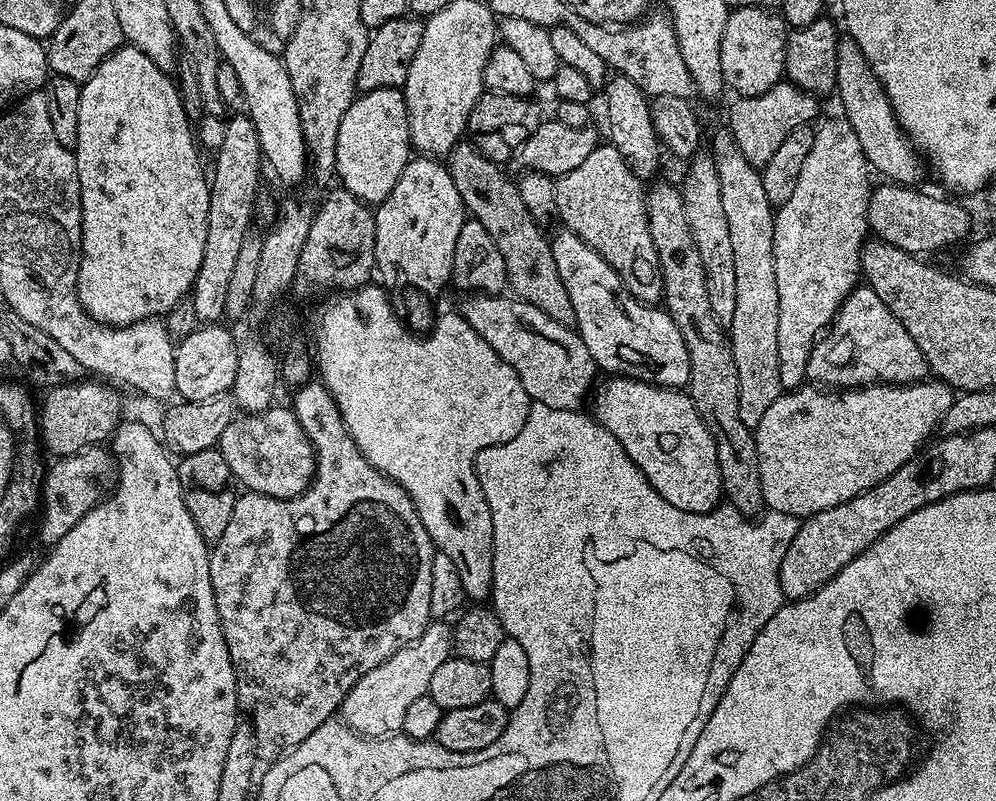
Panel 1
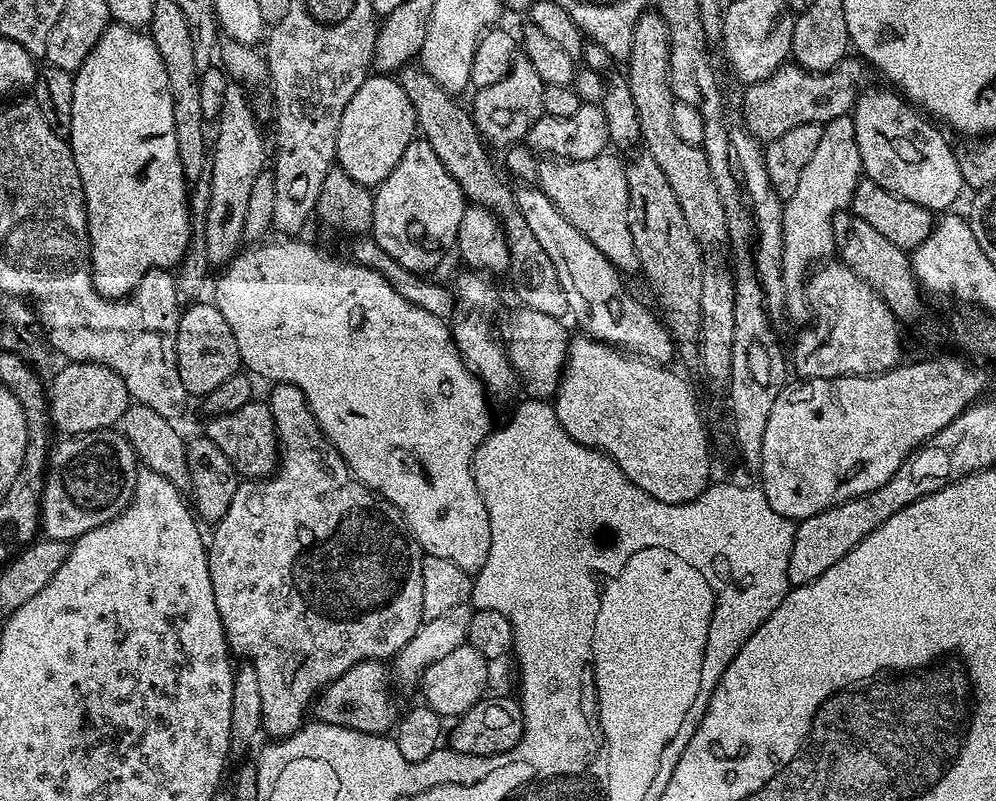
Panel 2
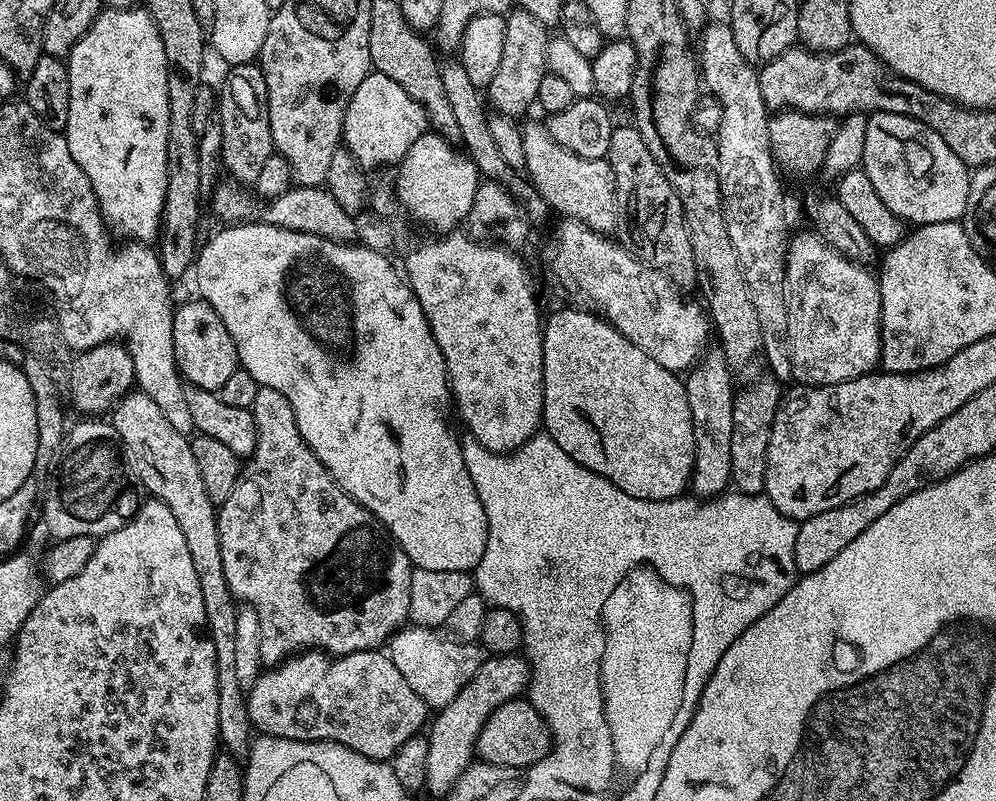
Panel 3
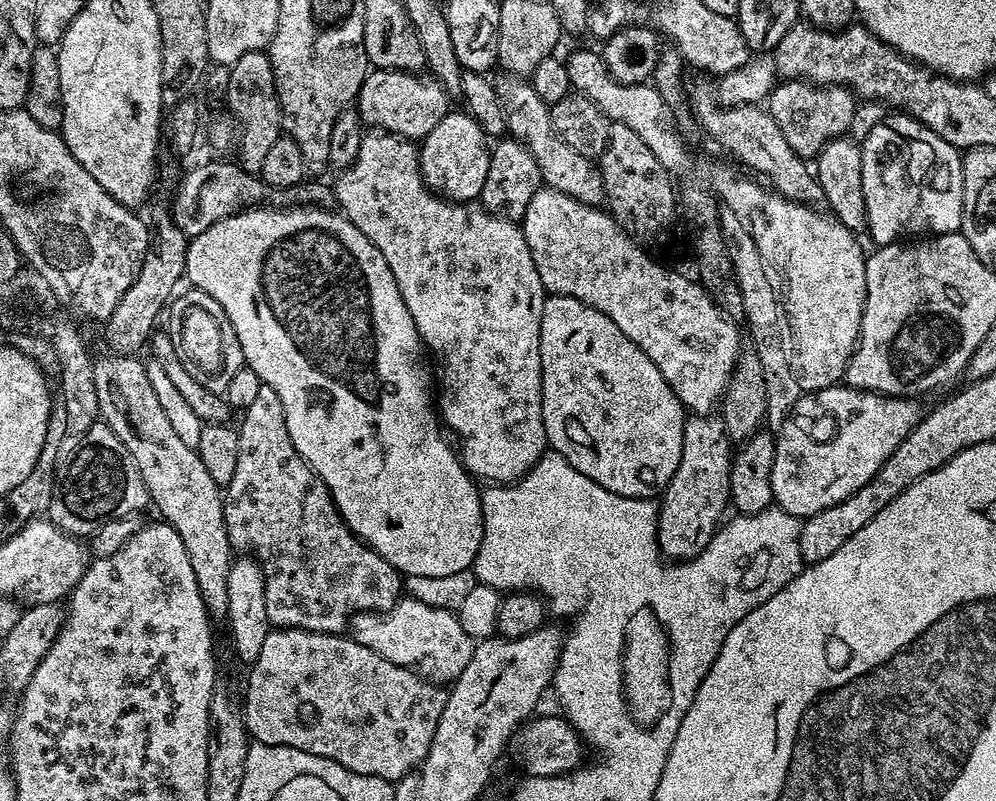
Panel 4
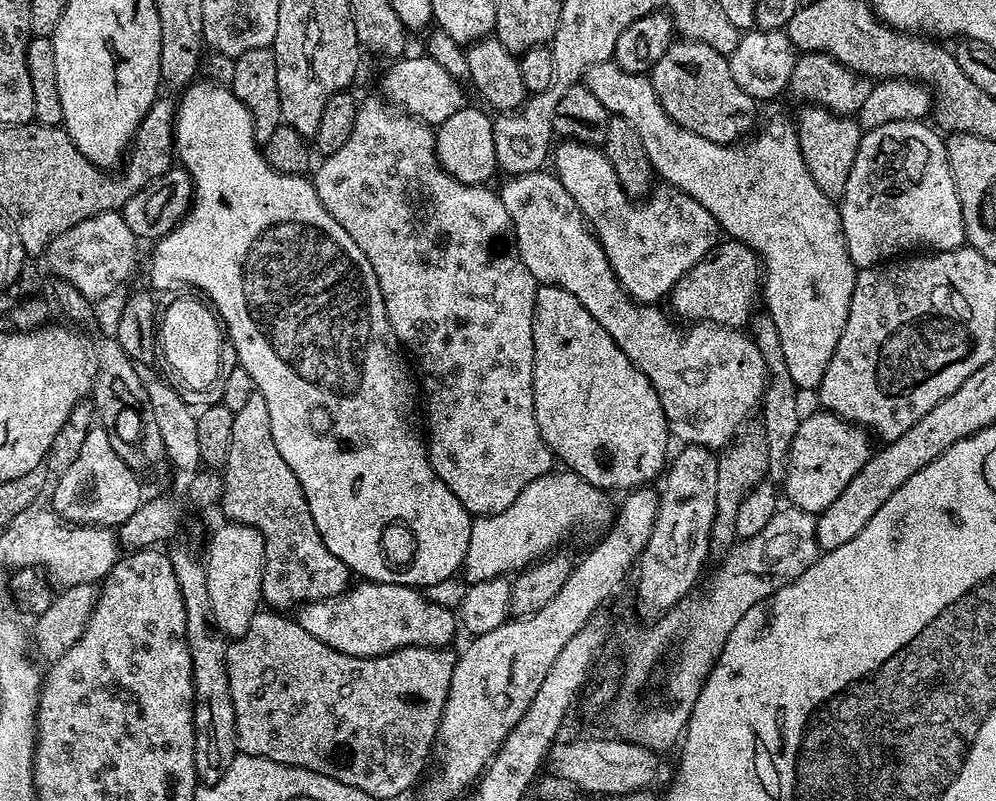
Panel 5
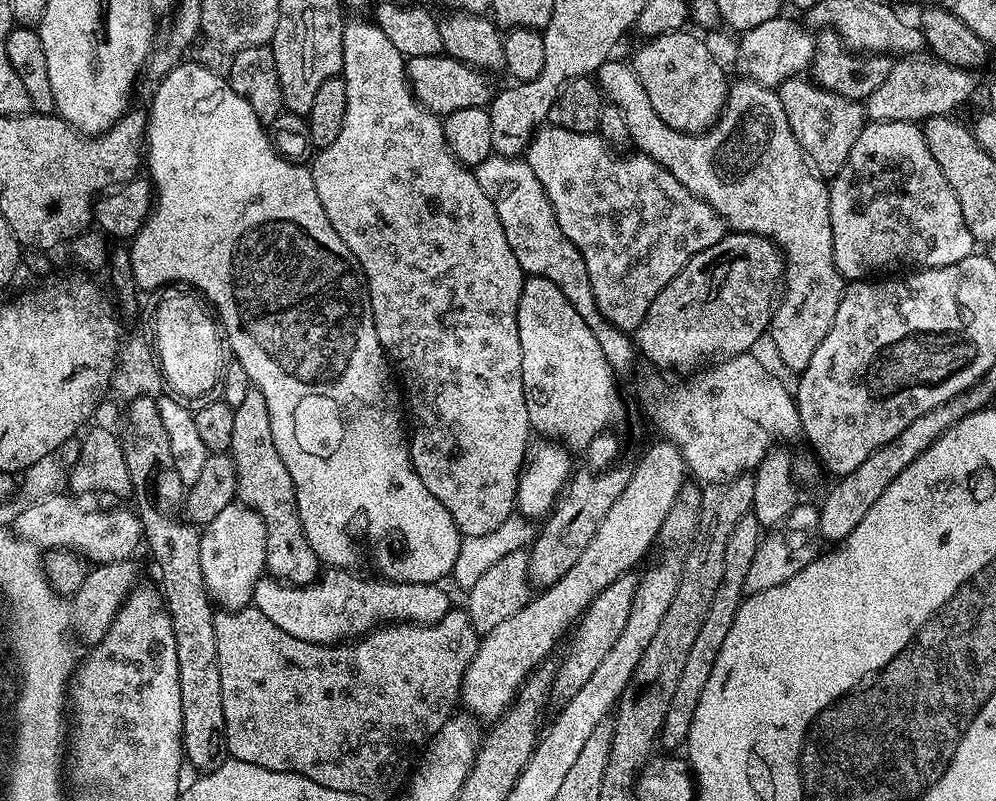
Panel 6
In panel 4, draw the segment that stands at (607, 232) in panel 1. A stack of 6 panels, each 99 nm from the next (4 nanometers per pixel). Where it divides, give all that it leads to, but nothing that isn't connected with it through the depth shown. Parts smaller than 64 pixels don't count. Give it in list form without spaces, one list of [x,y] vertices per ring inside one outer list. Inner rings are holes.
[[[501,71],[499,75],[500,77],[495,77],[492,80],[492,85],[494,86],[494,94],[498,94],[498,102],[502,102],[502,110],[506,114],[507,135],[519,140],[521,144],[525,144],[530,150],[530,154],[534,154],[534,162],[538,162],[541,181],[547,187],[558,190],[575,200],[580,200],[583,204],[603,205],[606,197],[604,179],[600,176],[599,167],[589,157],[578,154],[578,150],[566,146],[566,142],[562,142],[562,138],[558,138],[558,130],[554,130],[552,125],[551,107],[546,102],[542,102],[542,98],[538,98],[538,94],[534,94],[532,83],[523,76],[514,76],[506,71]]]

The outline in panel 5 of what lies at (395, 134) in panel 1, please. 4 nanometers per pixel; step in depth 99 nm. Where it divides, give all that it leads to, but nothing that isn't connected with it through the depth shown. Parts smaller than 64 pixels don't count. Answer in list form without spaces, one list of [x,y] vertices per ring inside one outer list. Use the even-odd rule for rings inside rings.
[[[426,54],[420,56],[405,55],[403,58],[396,58],[384,72],[380,84],[384,87],[383,95],[391,103],[395,104],[404,112],[409,112],[411,116],[418,116],[426,124],[439,126],[450,118],[450,114],[458,114],[466,106],[464,100],[465,85],[452,77],[434,58]]]

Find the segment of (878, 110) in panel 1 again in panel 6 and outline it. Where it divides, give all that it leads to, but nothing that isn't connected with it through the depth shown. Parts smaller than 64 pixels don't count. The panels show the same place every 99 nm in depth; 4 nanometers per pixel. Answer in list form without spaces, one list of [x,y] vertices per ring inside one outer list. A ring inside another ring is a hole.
[[[882,122],[881,124],[865,123],[862,134],[858,134],[858,142],[854,142],[854,150],[850,150],[850,158],[846,158],[846,166],[837,176],[831,177],[828,189],[830,202],[830,222],[832,223],[832,237],[834,238],[834,262],[840,275],[845,281],[855,282],[884,274],[887,268],[904,268],[900,270],[923,270],[925,268],[942,268],[954,266],[962,262],[967,256],[973,255],[974,241],[970,230],[966,226],[966,218],[962,218],[962,206],[958,206],[958,198],[946,182],[946,174],[942,174],[942,166],[934,162],[934,154],[930,154],[930,146],[926,146],[926,138],[919,123]]]

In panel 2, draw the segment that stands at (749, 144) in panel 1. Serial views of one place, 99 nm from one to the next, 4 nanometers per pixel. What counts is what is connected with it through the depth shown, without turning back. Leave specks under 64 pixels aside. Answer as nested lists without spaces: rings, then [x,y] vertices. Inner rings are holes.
[[[845,58],[828,72],[808,72],[795,62],[786,62],[770,78],[749,84],[744,91],[743,127],[761,142],[782,138],[786,130],[803,124],[825,125],[834,118],[849,115],[856,106],[866,81],[863,80],[866,64],[863,59]]]

